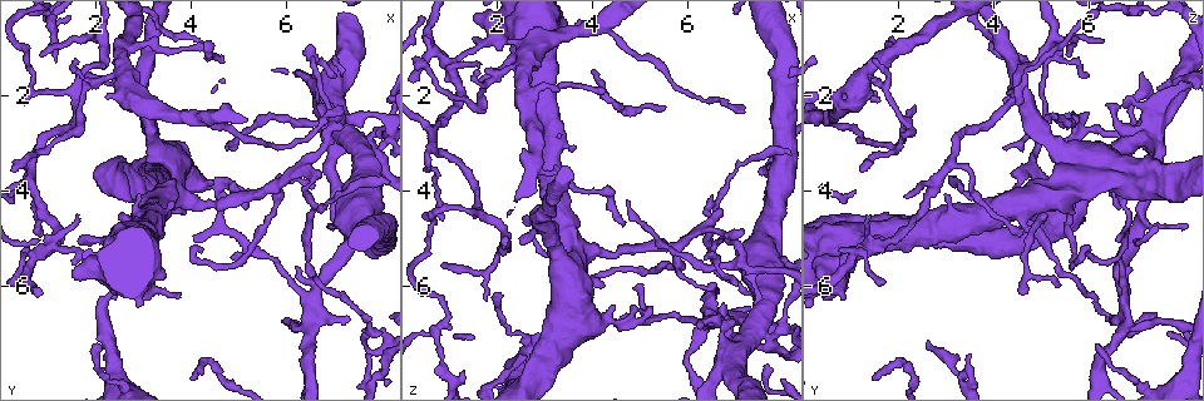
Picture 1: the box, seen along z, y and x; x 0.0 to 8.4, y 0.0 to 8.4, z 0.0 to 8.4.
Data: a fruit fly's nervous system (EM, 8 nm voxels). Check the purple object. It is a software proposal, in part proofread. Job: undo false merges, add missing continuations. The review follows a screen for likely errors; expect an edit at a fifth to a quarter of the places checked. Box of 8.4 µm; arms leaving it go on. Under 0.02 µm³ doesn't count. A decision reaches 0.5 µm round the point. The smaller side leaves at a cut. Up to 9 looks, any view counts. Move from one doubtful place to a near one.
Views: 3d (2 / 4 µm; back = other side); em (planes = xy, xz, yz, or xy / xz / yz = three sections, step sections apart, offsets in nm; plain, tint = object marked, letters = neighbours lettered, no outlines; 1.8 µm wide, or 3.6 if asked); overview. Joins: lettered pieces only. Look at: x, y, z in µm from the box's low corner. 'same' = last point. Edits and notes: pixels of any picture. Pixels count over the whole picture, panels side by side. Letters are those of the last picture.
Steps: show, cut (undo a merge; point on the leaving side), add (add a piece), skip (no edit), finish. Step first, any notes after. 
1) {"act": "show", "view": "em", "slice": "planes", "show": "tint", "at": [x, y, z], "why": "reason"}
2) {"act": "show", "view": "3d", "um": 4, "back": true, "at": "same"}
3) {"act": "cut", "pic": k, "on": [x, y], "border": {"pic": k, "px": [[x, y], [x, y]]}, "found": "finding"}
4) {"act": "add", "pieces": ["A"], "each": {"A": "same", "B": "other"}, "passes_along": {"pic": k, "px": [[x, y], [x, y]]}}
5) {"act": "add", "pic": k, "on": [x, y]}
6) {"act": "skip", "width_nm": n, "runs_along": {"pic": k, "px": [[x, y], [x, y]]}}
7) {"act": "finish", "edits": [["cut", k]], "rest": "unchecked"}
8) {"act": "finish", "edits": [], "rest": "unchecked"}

{"act": "show", "view": "3d", "um": 4, "at": [2.00, 7.25, 6.15], "why": "thin end"}

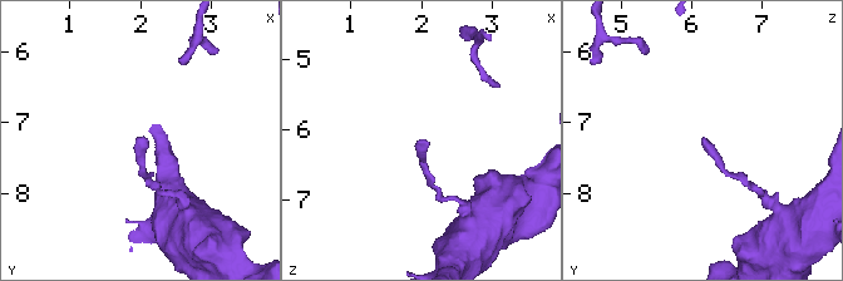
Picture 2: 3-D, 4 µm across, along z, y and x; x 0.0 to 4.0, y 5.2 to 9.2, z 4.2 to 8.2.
{"act": "show", "view": "em", "um": 3.6, "slice": "planes", "show": "letters", "at": [2.05, 7.25, 6.10], "why": "need the tissue"}

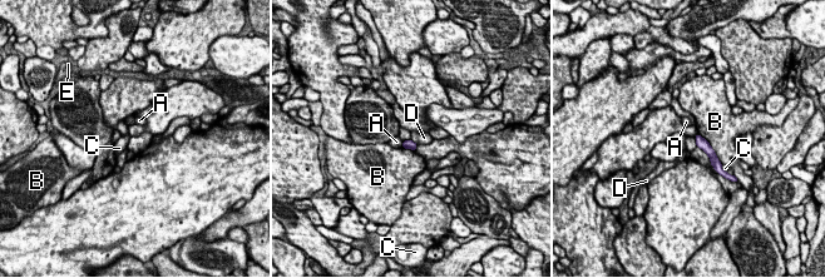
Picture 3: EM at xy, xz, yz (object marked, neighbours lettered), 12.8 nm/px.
{"act": "skip", "each": {"A": "other", "B": "other", "C": "other", "D": "other", "E": "other"}, "runs_along": {"pic": 3, "px": [[698, 138], [711, 153], [716, 165]]}, "found": "no lettered piece goes on from it"}

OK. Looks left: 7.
{"act": "show", "view": "3d", "um": 4, "back": true, "at": [0.85, 4.95, 4.50], "why": "an open end"}

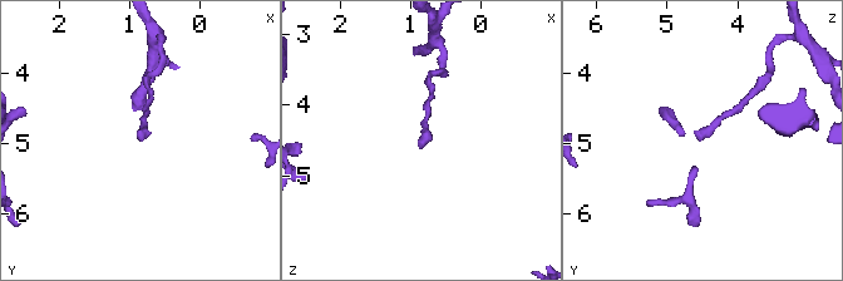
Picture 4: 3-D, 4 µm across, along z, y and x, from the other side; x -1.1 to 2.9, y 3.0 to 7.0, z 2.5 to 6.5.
{"act": "show", "view": "em", "slice": "planes", "show": "letters", "at": [0.85, 5.00, 4.50]}

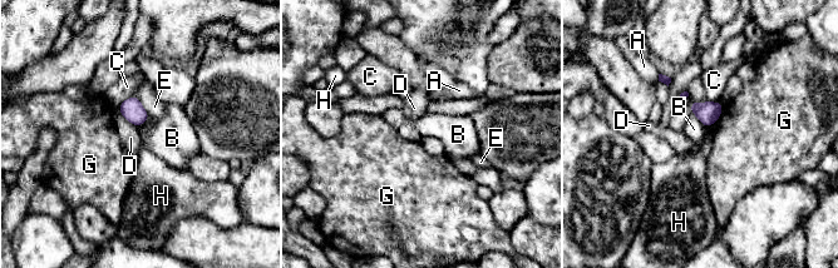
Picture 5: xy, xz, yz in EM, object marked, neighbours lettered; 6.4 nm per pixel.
{"act": "skip", "each": {"A": "other", "B": "other", "C": "other", "D": "other", "E": "other", "G": "other", "H": "other"}, "border": {"pic": 5, "px": [[690, 112], [706, 127]]}, "found": "no lettered piece goes on from it"}

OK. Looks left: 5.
{"act": "show", "view": "em", "um": 3.6, "slice": "xz", "step": 4, "show": "plain", "at": [0.65, 1.95, 4.50]}

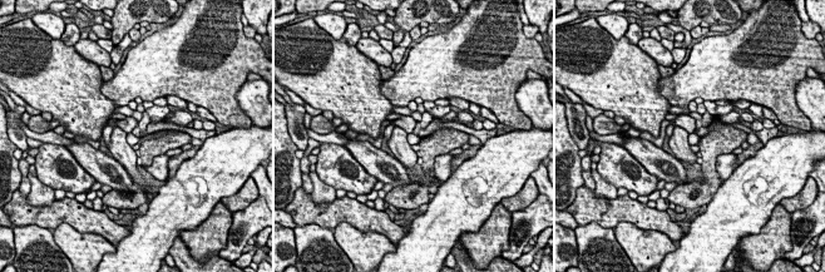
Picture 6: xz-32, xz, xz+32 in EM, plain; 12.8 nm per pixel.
{"act": "show", "view": "em", "um": 3.6, "slice": "xz", "step": 4, "show": "letters", "at": "same"}

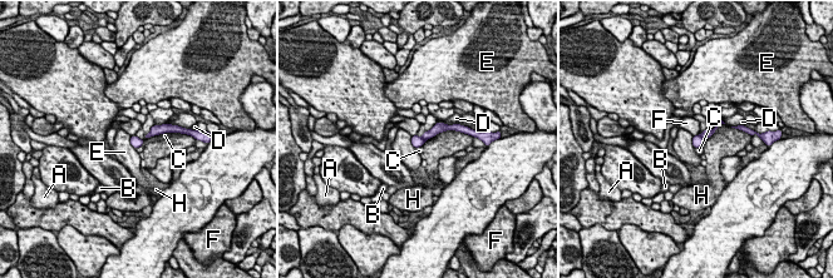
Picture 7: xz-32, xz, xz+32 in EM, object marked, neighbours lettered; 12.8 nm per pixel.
{"act": "cut", "pic": 7, "on": [708, 133], "width_nm": 140, "each": {"A": "other", "B": "other", "C": "other", "D": "other", "E": "other", "F": "other", "H": "other"}, "border": {"pic": 7, "px": [[699, 135], [704, 139]]}, "found": "two cells meet here"}

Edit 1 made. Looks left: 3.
{"act": "finish", "edits": [["cut", 7]], "rest": "unchecked"}

